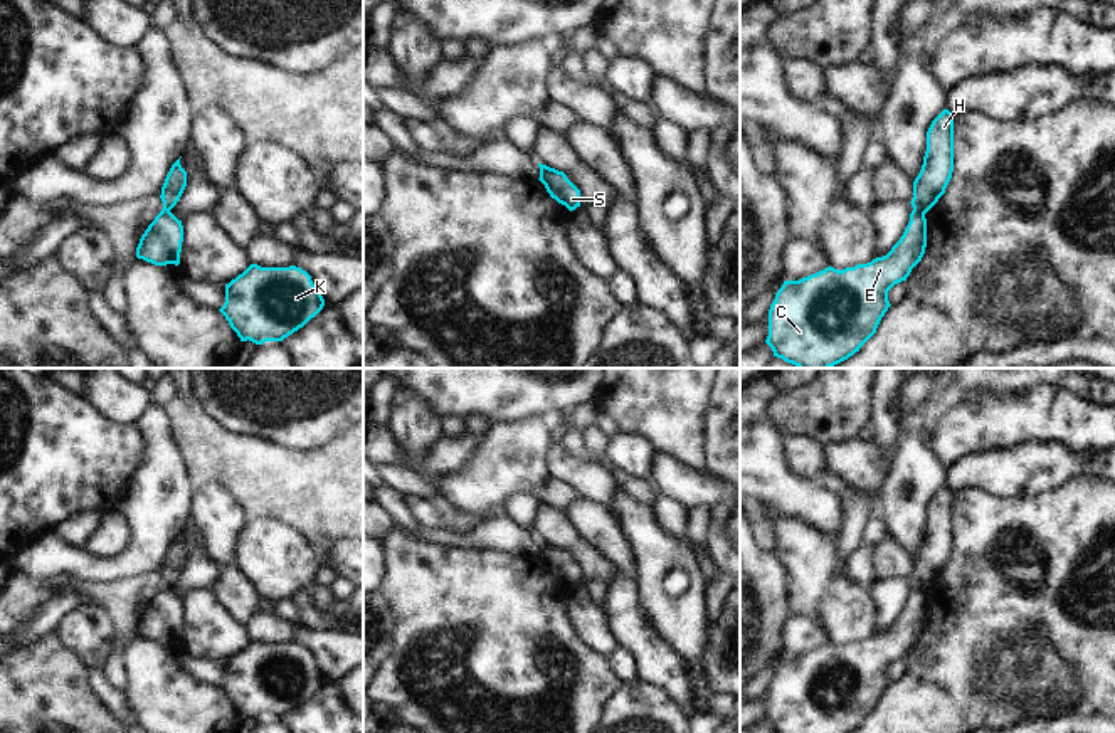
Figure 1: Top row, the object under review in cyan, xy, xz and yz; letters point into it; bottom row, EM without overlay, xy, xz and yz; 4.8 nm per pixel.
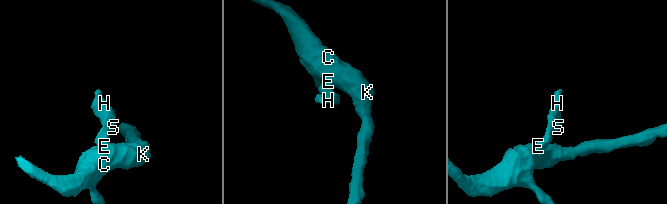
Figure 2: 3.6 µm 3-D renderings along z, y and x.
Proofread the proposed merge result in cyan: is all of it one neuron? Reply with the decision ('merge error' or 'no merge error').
merge error

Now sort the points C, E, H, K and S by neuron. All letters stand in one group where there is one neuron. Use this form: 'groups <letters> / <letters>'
groups C E K / H S

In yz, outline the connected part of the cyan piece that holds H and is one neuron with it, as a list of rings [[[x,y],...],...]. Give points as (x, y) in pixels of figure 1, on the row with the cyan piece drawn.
[[[943,109],[927,131],[927,151],[918,177],[913,182],[912,207],[927,214],[945,188],[954,171],[954,114]]]

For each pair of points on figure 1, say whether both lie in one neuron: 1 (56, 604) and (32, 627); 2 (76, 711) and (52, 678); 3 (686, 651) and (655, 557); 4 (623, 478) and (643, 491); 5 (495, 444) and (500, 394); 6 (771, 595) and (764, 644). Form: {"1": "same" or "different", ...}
{"1": "same", "2": "same", "3": "same", "4": "same", "5": "different", "6": "same"}

